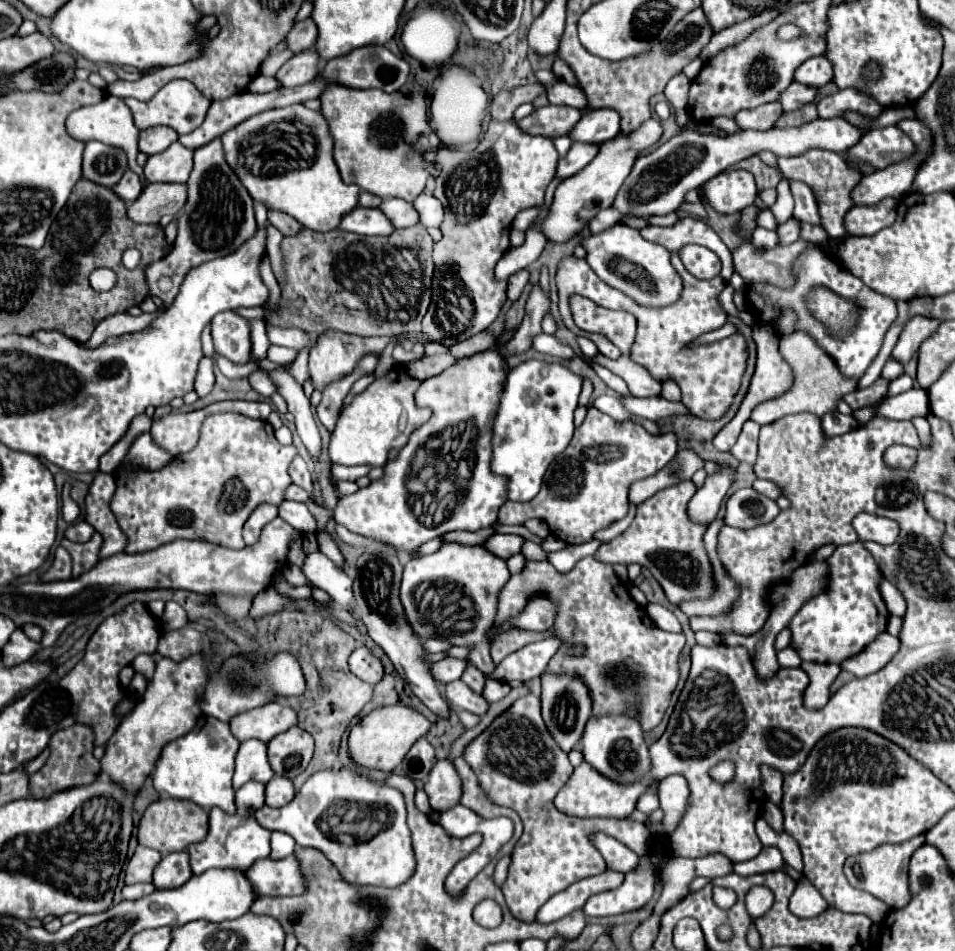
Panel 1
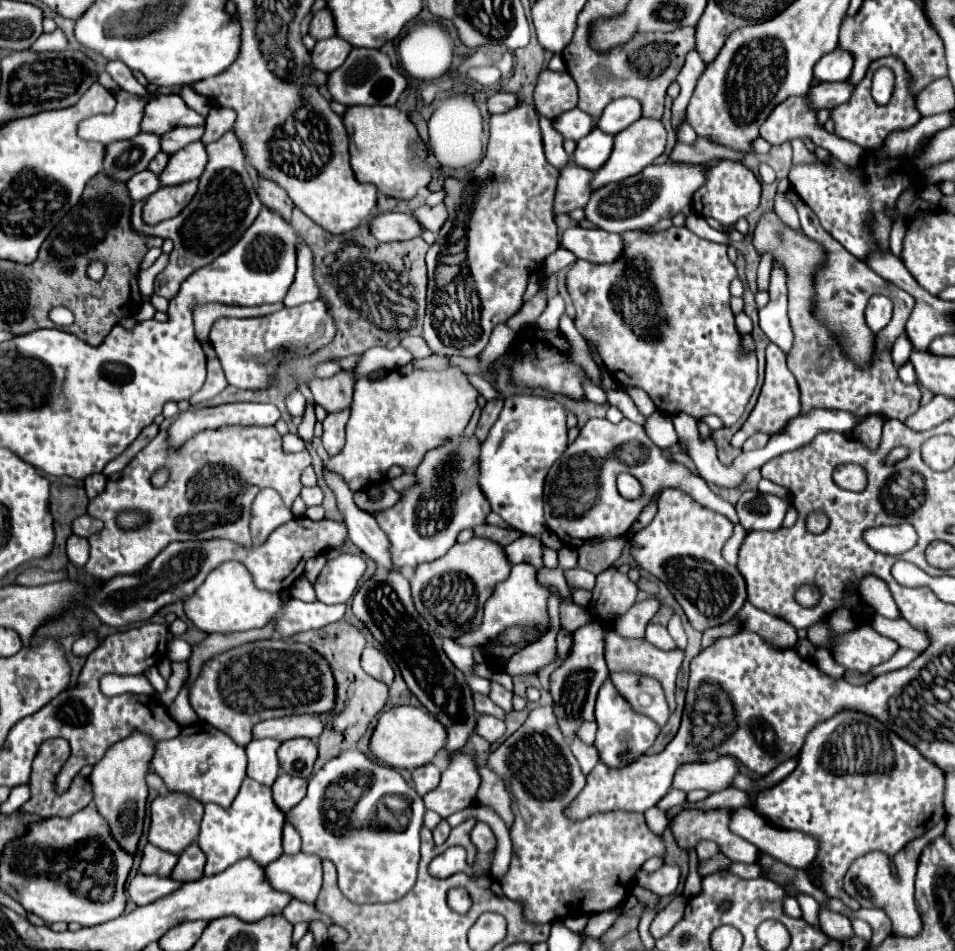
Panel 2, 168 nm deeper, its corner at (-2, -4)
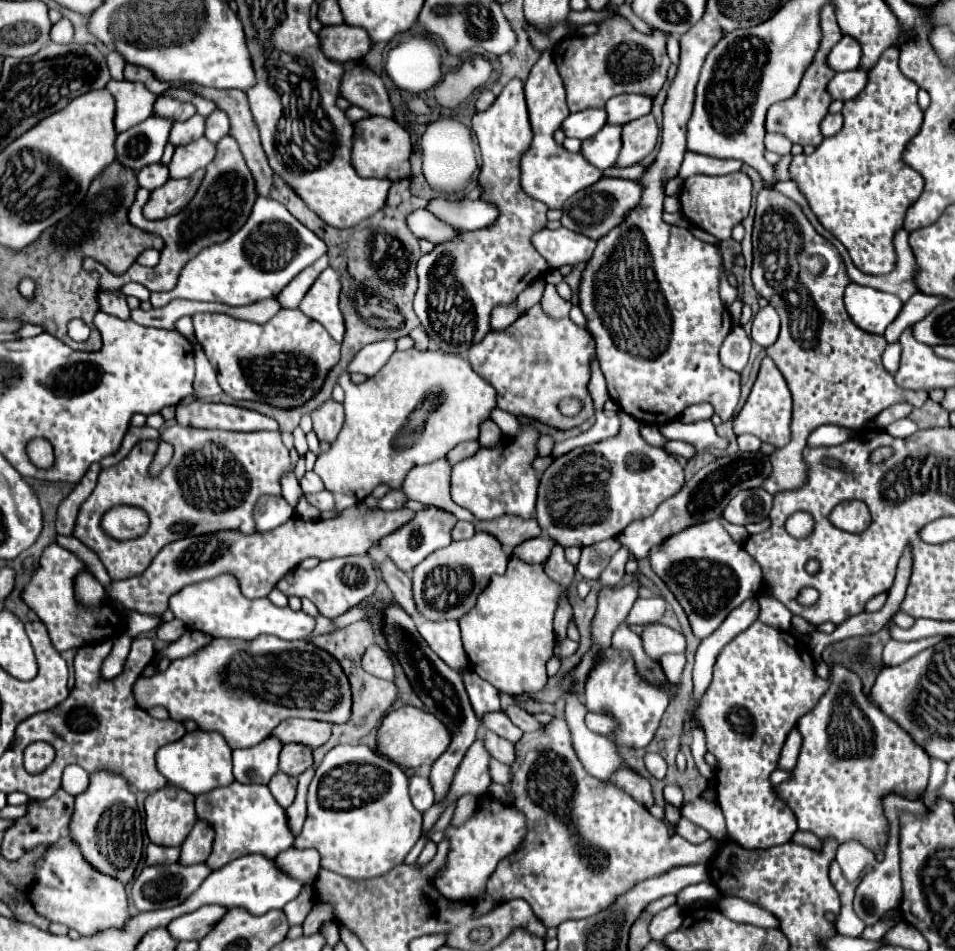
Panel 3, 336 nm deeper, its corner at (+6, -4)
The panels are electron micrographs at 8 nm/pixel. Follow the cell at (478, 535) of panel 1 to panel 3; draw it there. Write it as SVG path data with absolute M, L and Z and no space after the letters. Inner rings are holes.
M504 515L504 519L494 519L494 521L476 521L476 531L484 531L494 535L504 549L512 549L516 545L520 545L526 539L538 537L542 531L536 523L536 519L520 519L514 515Z

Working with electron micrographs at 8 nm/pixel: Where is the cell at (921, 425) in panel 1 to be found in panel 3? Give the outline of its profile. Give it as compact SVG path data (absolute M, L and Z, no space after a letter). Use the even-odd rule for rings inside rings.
M762 189L758 193L752 231L752 283L758 295L768 301L780 299L776 311L782 319L782 329L778 341L770 345L766 353L784 375L794 399L790 427L792 441L770 455L772 475L762 483L762 487L772 495L776 491L804 485L806 465L802 461L802 451L808 435L816 427L830 423L856 431L890 405L908 403L912 407L922 407L928 399L928 393L924 391L896 387L894 377L882 365L882 353L888 347L886 339L856 327L846 315L842 297L850 281L844 267L834 277L812 277L806 265L800 265L800 255L806 247L800 239L814 239L816 235L818 233L794 201L774 189Z

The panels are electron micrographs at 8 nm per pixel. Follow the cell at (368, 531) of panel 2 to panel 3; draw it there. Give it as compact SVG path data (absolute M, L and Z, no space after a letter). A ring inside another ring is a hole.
M390 559L382 561L378 567L380 567L382 581L390 587L390 591L392 591L394 599L400 603L400 607L404 607L404 611L408 615L418 619L420 613L418 613L418 609L414 605L414 599L412 599L412 581L410 581L410 577L404 571L400 571Z

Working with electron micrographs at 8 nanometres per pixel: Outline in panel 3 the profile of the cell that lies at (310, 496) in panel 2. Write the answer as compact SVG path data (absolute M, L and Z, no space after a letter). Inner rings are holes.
M320 491L320 493L312 493L312 495L306 495L306 501L314 507L318 507L320 511L330 511L334 507L334 499L332 499L332 493L330 491Z

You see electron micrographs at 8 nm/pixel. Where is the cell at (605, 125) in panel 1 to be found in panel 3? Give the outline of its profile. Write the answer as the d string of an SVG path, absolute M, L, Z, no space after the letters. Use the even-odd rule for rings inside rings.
M616 95L606 103L608 123L626 125L628 121L634 121L650 113L650 107L652 107L652 101L644 95Z

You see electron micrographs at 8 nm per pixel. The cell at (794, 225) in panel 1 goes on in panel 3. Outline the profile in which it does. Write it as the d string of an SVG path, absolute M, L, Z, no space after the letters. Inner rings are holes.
M772 305L762 307L752 321L752 339L762 347L770 347L780 333L780 317Z

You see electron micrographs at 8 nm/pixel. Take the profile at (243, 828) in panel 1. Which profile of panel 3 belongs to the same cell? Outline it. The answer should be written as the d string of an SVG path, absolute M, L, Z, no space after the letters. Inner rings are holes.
M234 781L228 787L220 787L210 793L198 795L196 815L198 819L204 819L204 823L208 823L216 833L214 843L212 843L212 853L206 859L212 871L250 853L260 853L268 859L276 859L278 853L286 851L294 843L294 837L286 823L286 813L274 801L266 785L254 785L254 783L244 785L244 783Z

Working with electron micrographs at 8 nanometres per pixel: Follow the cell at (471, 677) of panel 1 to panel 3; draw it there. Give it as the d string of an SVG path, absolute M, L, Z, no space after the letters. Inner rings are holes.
M492 711L492 713L486 713L482 715L482 725L494 733L498 733L500 737L516 743L516 739L522 737L522 731L502 713L502 711Z

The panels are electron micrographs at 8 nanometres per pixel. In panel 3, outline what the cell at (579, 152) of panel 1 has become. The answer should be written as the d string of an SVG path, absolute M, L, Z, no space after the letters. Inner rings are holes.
M604 125L592 139L582 141L582 155L584 159L588 159L588 163L592 163L594 167L598 167L600 171L612 167L618 159L620 153L620 131L622 127L618 125Z

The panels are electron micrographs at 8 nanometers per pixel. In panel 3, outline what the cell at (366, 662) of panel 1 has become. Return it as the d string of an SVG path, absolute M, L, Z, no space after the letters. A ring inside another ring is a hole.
M378 645L368 647L368 651L362 657L362 667L364 667L364 671L368 671L370 675L376 675L380 679L388 679L388 681L394 679L392 661L390 661L388 653L384 649L380 649Z

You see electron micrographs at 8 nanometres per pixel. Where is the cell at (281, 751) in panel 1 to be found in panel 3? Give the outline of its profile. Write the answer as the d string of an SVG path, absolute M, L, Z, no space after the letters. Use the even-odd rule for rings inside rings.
M284 745L280 751L280 771L288 773L292 777L298 777L308 767L312 767L312 749L306 745Z

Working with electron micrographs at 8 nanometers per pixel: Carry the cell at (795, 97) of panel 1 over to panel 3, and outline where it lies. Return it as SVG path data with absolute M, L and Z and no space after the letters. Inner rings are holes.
M860 69L836 73L828 83L828 93L832 95L832 99L848 101L866 87L866 79L868 79L866 71L860 71Z

